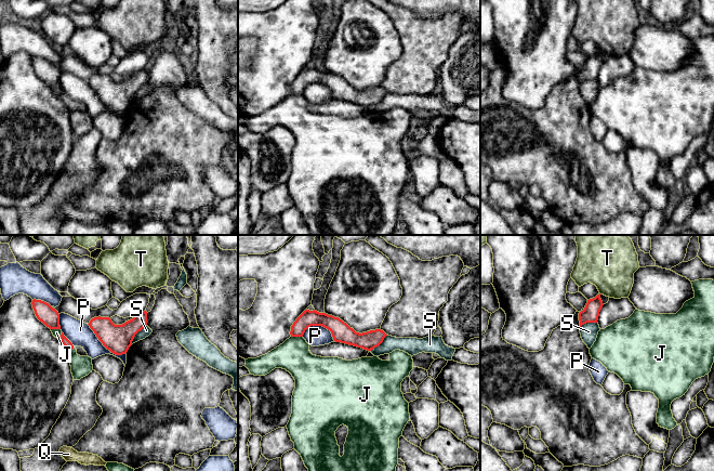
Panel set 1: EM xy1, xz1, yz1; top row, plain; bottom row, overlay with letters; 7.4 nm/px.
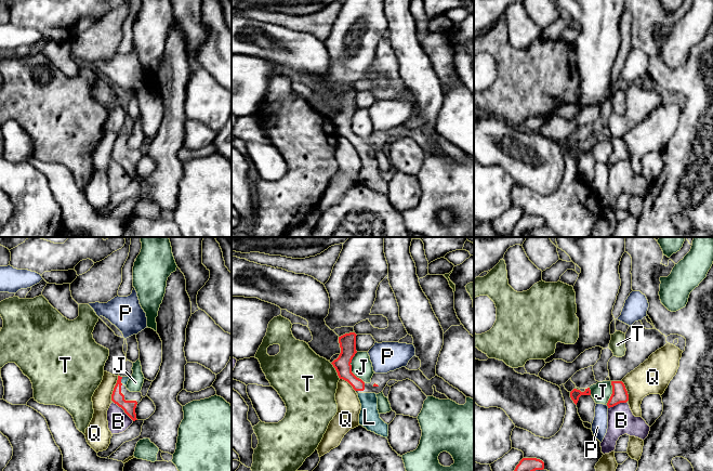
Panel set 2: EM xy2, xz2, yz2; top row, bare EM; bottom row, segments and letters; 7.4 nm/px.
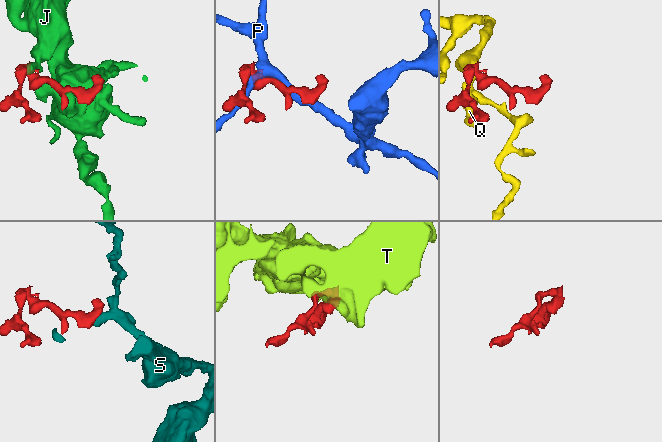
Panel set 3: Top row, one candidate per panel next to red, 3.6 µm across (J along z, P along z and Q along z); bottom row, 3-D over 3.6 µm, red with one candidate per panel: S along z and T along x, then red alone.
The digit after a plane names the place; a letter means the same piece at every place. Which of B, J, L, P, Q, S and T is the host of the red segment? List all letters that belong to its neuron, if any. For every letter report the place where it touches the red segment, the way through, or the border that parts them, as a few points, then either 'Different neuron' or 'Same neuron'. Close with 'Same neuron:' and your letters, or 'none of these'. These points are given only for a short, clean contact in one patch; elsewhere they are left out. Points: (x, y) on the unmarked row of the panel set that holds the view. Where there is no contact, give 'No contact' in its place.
B: Touches red at xy2 (123, 167). Different neuron
J: Touches red at xz2 (351, 126). Different neuron
L: Touches red at xy2 (120, 138). Same neuron
P: Touches red at xy1 (104, 103). Different neuron
Q: Touches red at yz2 (626, 148). Boundary: yz2 (621, 139), (629, 157). Different neuron
S: Touches red at xy1 (136, 90). Boundary: xy1 (146, 81), (135, 92), (131, 101). Different neuron
T: Touches red at xz2 (335, 127). Different neuron
Same neuron: L

